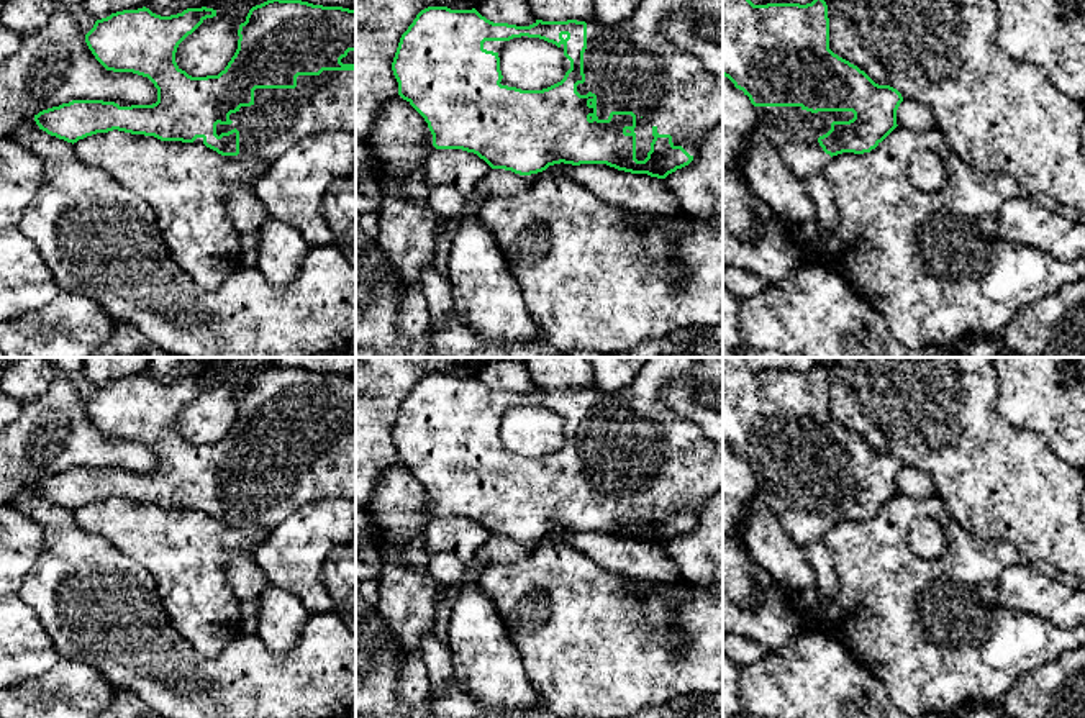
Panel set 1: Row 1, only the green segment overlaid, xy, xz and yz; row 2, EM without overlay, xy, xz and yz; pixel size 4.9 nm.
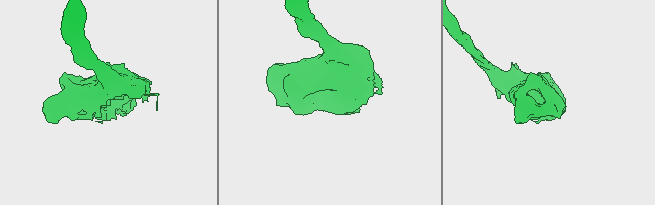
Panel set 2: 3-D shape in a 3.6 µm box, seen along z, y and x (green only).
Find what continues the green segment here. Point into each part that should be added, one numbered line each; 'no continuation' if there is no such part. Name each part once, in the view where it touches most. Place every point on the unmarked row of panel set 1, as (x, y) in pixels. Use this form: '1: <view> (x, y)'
1: xz (630, 433)

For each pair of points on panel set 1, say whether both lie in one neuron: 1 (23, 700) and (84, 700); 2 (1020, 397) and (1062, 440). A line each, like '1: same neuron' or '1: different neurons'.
1: same neuron
2: same neuron

